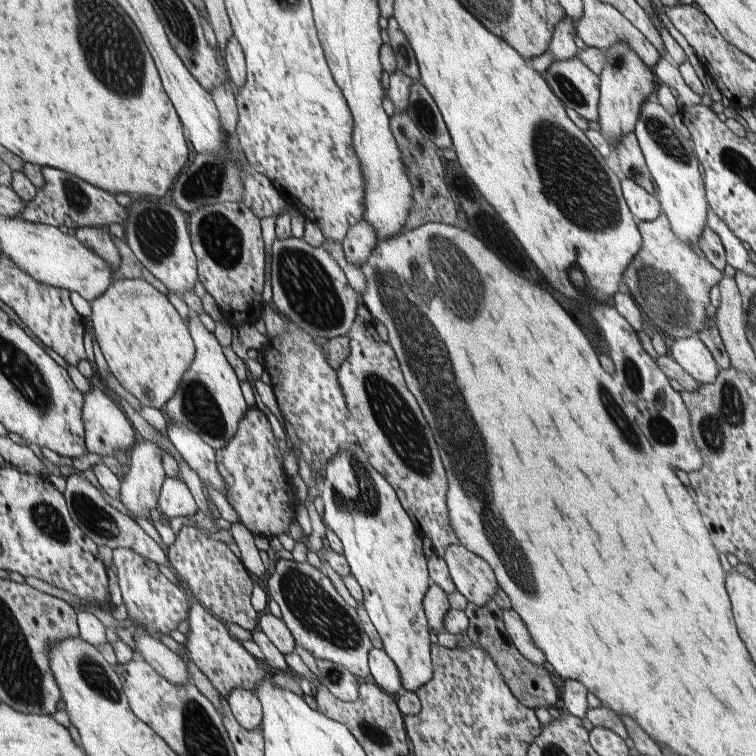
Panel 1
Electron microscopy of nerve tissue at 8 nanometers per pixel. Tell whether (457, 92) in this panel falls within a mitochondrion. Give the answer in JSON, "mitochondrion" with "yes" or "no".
{"mitochondrion":"no"}

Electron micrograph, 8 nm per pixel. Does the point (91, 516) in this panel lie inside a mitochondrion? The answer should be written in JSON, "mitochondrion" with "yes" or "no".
{"mitochondrion":"yes"}

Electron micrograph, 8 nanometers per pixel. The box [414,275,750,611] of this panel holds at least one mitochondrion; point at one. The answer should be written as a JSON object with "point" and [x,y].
{"point":[718,427]}

